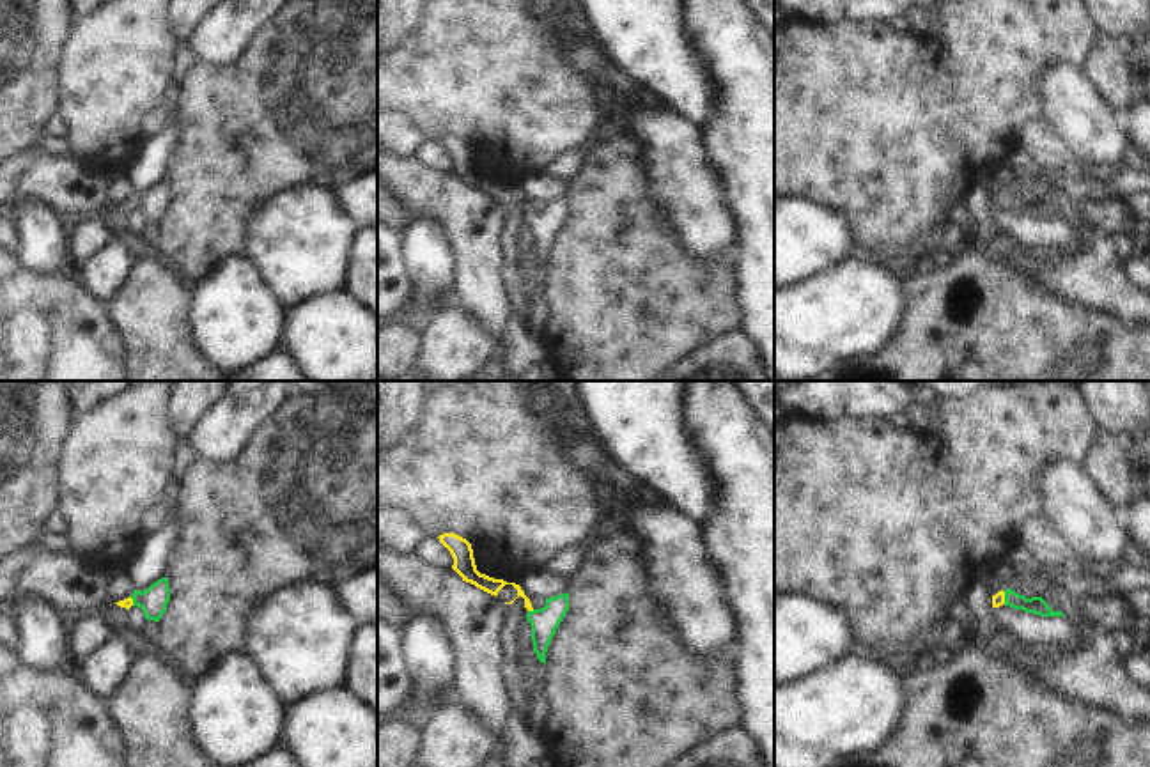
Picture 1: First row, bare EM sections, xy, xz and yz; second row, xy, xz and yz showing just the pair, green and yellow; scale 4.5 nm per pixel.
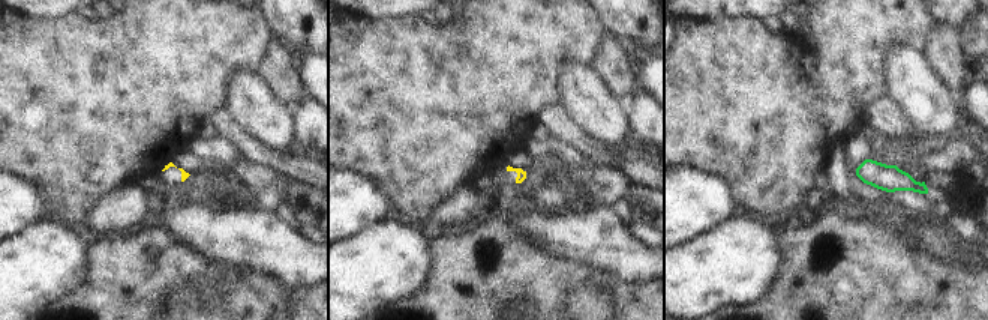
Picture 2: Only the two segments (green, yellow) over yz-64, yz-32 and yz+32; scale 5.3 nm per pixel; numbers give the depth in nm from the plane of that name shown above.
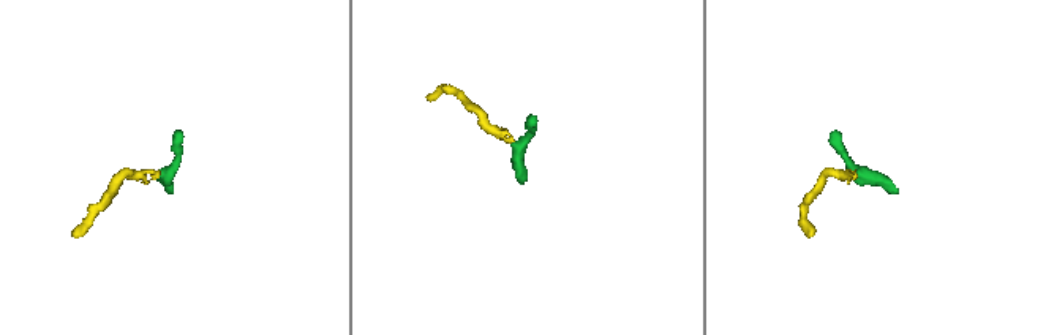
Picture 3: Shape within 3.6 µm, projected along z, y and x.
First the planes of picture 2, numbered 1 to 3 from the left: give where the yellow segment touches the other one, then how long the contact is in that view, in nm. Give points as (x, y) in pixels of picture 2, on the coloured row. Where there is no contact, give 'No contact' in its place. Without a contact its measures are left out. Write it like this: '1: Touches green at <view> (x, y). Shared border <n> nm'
1: No contact
2: No contact
3: No contact.

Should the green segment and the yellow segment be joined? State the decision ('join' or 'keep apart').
join

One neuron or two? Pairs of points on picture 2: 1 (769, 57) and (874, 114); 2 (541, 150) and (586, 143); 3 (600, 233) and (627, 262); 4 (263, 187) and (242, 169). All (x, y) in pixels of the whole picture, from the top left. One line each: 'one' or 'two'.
1: two
2: two
3: one
4: one

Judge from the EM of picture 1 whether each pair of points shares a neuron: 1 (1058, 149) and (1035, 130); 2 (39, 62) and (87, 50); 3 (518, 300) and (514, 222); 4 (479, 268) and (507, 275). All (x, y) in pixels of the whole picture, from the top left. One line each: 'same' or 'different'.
1: same
2: different
3: same
4: different

